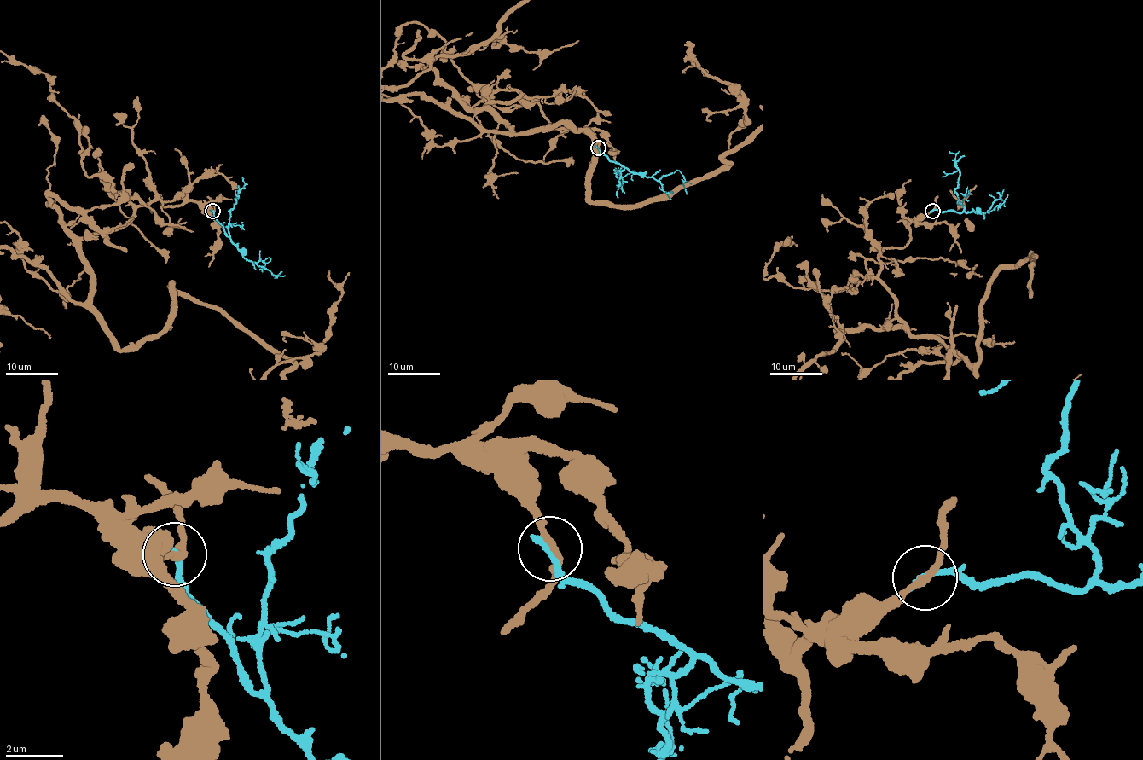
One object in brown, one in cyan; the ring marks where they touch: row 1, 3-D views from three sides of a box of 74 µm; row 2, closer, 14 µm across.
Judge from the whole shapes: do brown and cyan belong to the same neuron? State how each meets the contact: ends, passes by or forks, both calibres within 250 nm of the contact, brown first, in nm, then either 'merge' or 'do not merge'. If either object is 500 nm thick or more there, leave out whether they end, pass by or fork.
brown passes by | cyan ends | 240/240 nm | do not merge

